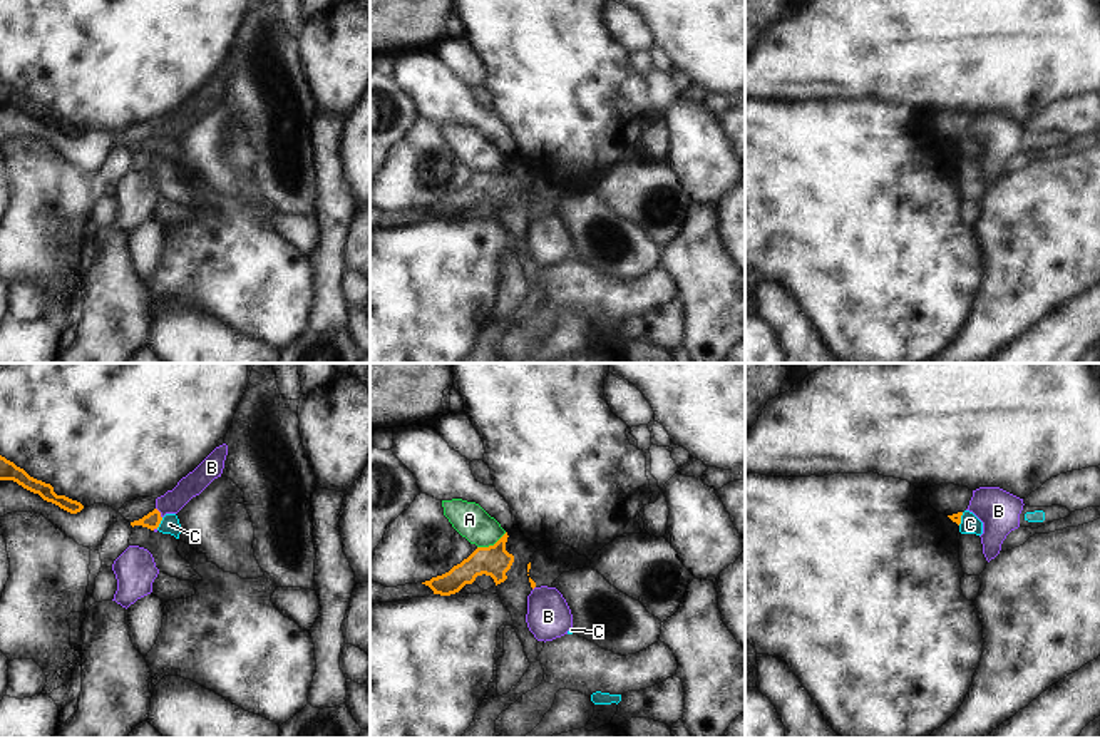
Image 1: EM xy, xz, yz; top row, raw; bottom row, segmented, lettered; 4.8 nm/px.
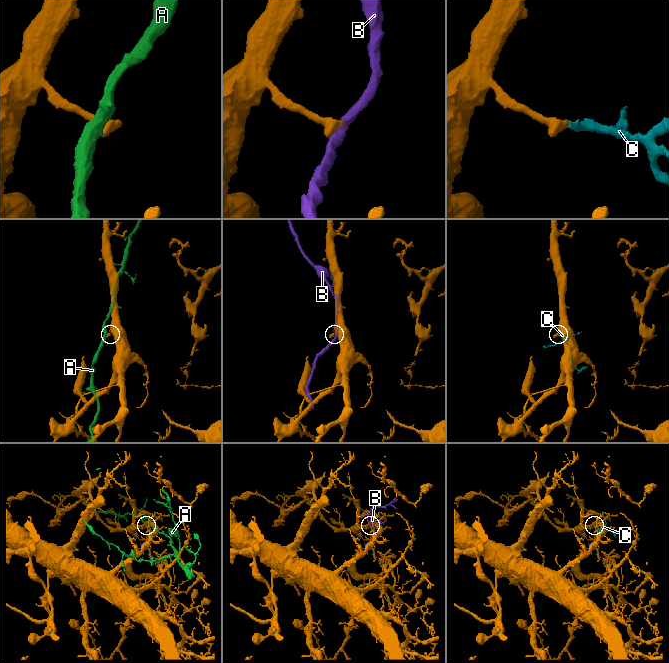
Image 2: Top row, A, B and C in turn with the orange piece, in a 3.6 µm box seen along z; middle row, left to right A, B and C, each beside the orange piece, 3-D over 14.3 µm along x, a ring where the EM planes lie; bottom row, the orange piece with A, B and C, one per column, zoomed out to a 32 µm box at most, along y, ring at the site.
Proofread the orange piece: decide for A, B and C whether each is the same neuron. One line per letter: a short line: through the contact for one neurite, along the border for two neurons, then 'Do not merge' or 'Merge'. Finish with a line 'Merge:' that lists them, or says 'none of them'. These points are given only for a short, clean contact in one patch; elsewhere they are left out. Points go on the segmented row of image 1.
A: Do not merge
B: Line: xy (156, 507), (161, 517). Do not merge
C: Line: xy (153, 519), (159, 522), (169, 524). Merge
Merge: C

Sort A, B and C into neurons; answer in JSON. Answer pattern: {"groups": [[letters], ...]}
{"groups": [["A"], ["B"], ["C"]]}

